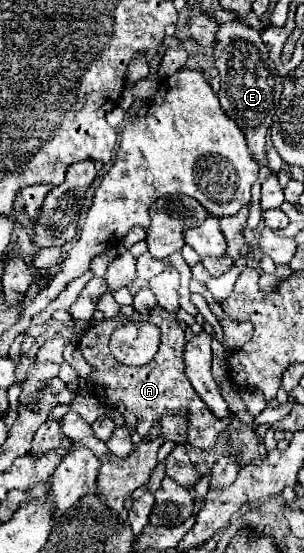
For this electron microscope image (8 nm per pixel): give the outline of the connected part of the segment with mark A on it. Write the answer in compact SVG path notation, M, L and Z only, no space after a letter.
M155 306L147 314L147 320L153 322L155 326L159 326L161 346L159 346L159 352L155 354L153 362L149 362L141 368L123 366L109 352L107 344L109 344L109 336L111 336L111 326L115 326L115 322L103 320L99 324L89 324L89 328L79 338L79 348L93 370L89 374L93 392L99 400L105 398L105 402L111 406L117 406L119 402L125 404L125 408L139 418L137 420L139 436L147 436L151 432L151 428L161 424L163 416L183 416L183 418L187 418L187 442L195 448L209 450L217 442L219 432L225 430L225 426L229 426L229 418L217 418L207 408L207 404L203 404L203 400L197 396L197 392L191 388L191 382L187 380L187 376L183 372L183 348L185 348L183 328L175 320L175 316L161 306Z

